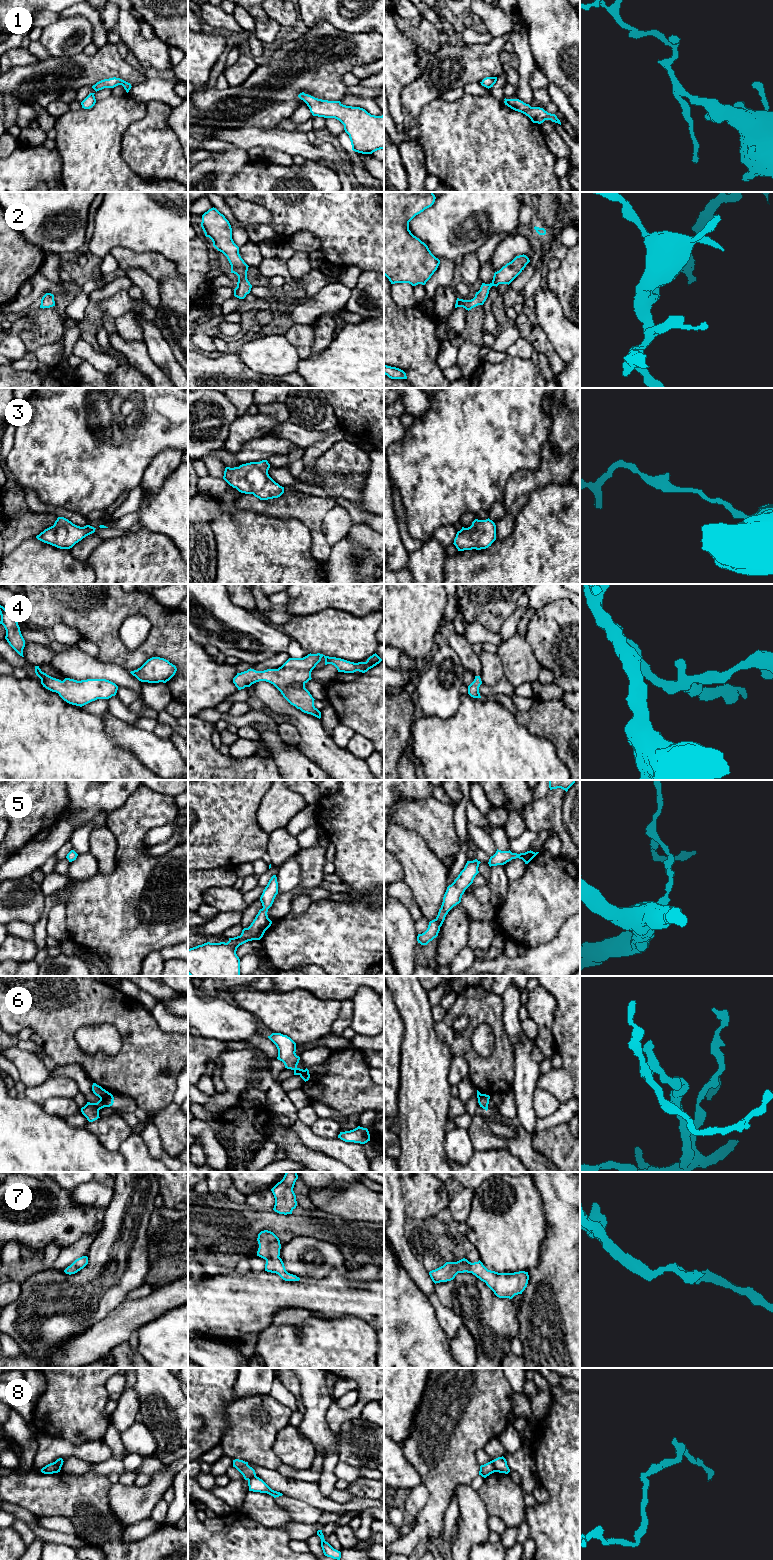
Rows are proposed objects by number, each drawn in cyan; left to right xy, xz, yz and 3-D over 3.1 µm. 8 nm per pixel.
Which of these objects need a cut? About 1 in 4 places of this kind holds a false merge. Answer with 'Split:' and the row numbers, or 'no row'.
Split: 6, 8

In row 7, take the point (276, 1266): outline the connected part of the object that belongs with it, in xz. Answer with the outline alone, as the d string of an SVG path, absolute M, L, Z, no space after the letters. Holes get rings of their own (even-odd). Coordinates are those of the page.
M264 1230L258 1234L259 1248L257 1256L266 1260L265 1271L278 1274L285 1281L299 1281L300 1278L286 1271L280 1256L279 1238L271 1231Z

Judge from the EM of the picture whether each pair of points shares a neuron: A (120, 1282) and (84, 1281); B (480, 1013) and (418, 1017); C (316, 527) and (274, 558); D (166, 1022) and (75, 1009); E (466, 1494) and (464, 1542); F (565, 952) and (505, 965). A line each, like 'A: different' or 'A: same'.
A: same
B: different
C: different
D: different
E: same
F: same

